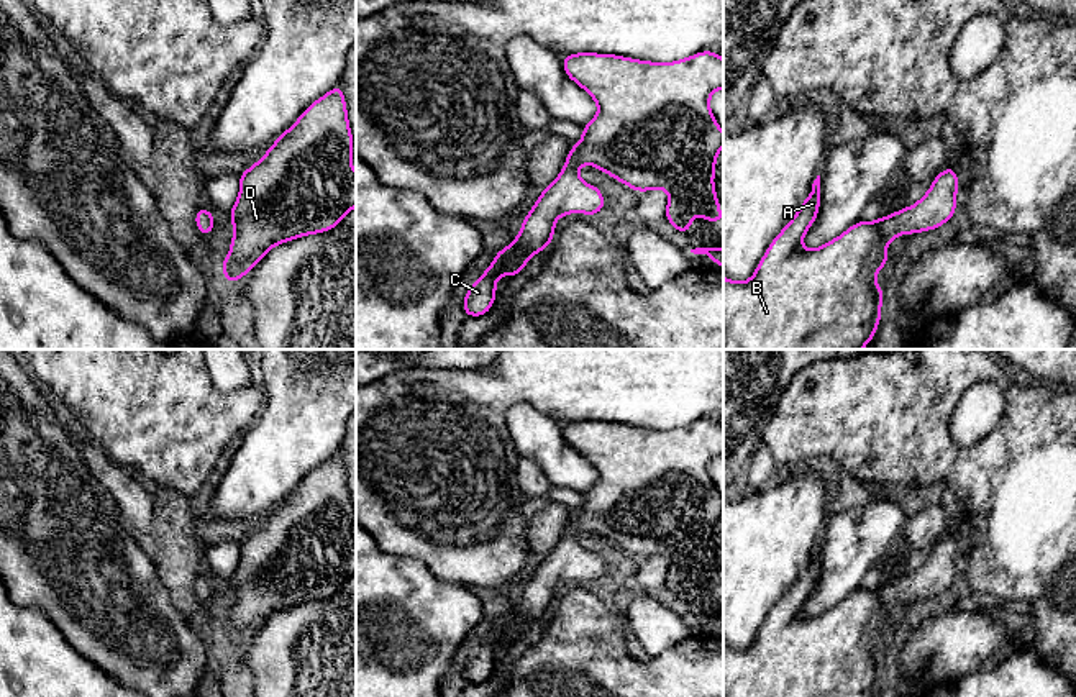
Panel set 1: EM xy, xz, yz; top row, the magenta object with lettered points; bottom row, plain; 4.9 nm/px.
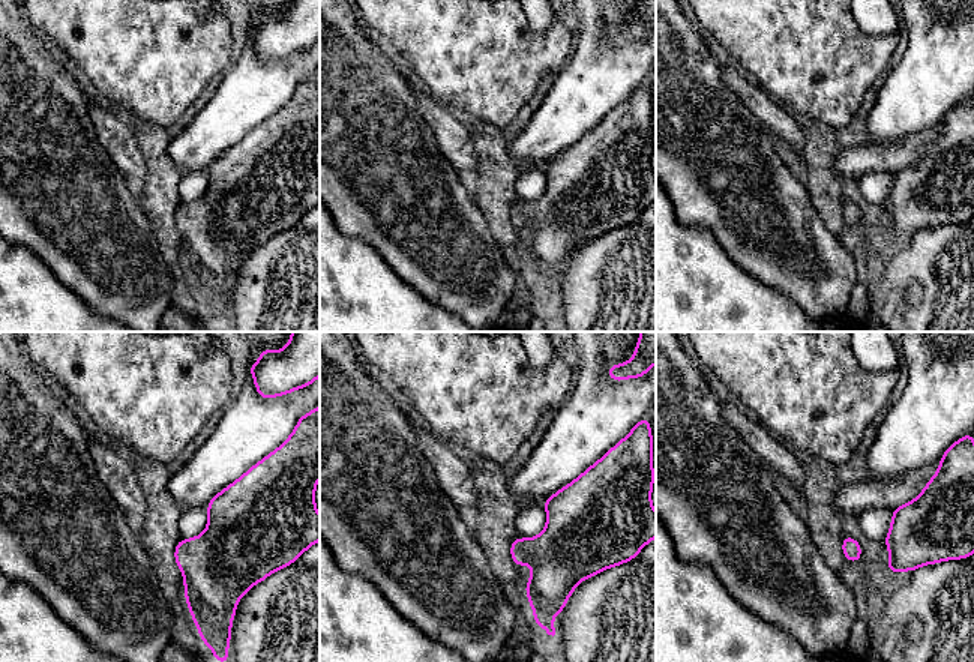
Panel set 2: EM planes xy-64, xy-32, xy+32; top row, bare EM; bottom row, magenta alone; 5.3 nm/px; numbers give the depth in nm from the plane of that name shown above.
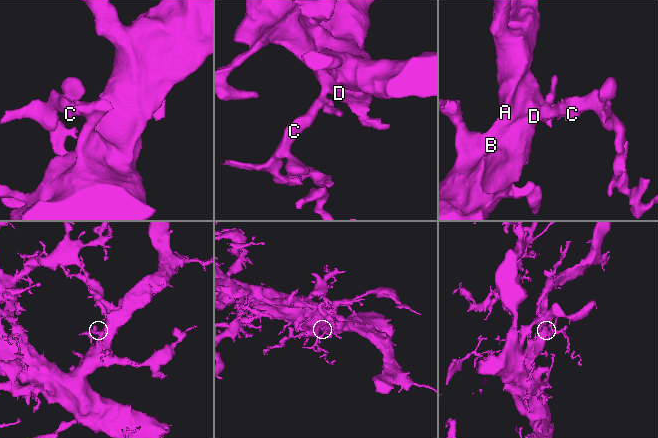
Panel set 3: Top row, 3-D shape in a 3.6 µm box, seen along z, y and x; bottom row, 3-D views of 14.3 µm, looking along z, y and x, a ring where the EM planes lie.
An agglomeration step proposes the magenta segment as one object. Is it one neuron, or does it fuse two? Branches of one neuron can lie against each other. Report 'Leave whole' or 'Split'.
Leave whole

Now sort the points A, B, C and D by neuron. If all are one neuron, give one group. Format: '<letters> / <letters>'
A B C D

